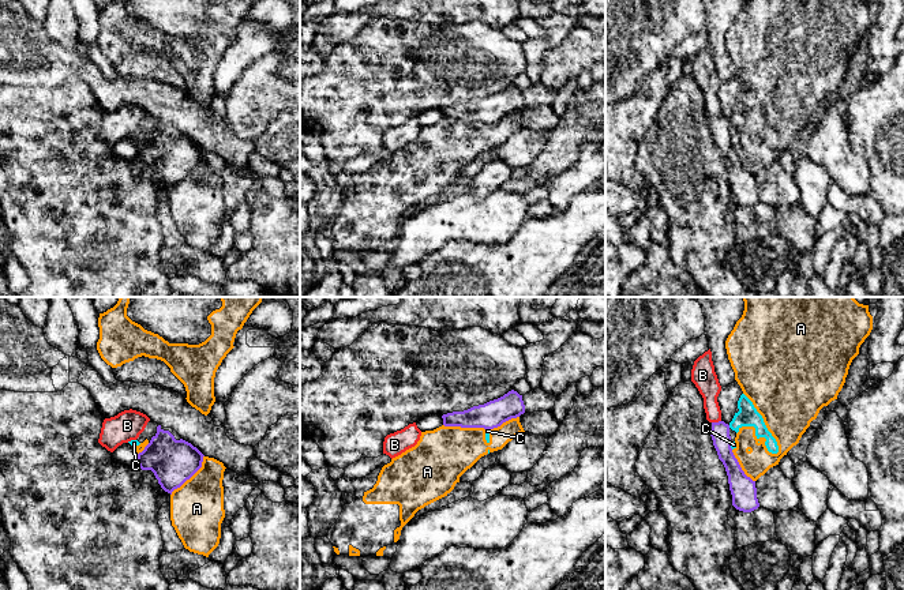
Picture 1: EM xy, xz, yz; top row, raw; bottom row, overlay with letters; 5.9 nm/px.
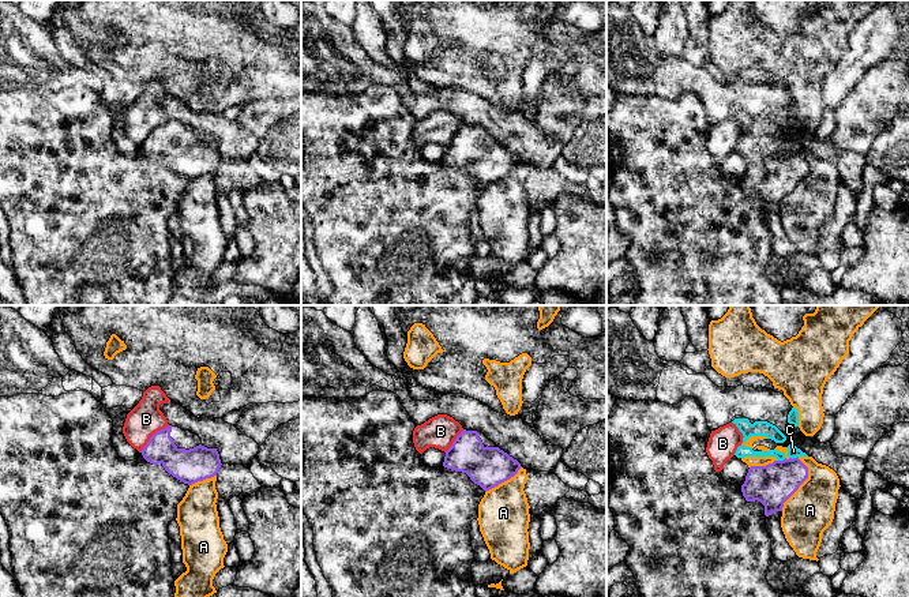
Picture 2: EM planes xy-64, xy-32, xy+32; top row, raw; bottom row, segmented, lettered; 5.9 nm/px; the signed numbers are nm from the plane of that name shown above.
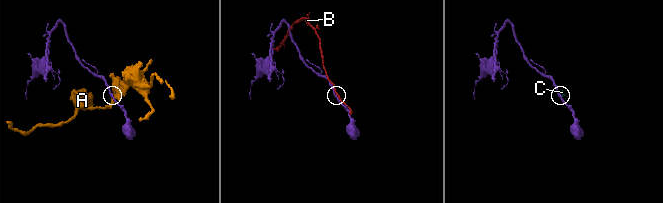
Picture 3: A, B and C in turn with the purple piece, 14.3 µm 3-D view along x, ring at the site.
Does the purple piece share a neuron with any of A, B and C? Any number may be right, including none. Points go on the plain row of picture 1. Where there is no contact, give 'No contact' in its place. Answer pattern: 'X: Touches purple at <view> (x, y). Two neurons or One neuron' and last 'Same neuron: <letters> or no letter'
A: Touches purple at xy (190, 172). Two neurons
B: Touches purple at yz (716, 117). Two neurons
C: Touches purple at yz (730, 141). Two neurons
Same neuron: no letter

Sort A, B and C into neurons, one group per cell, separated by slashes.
A C / B

